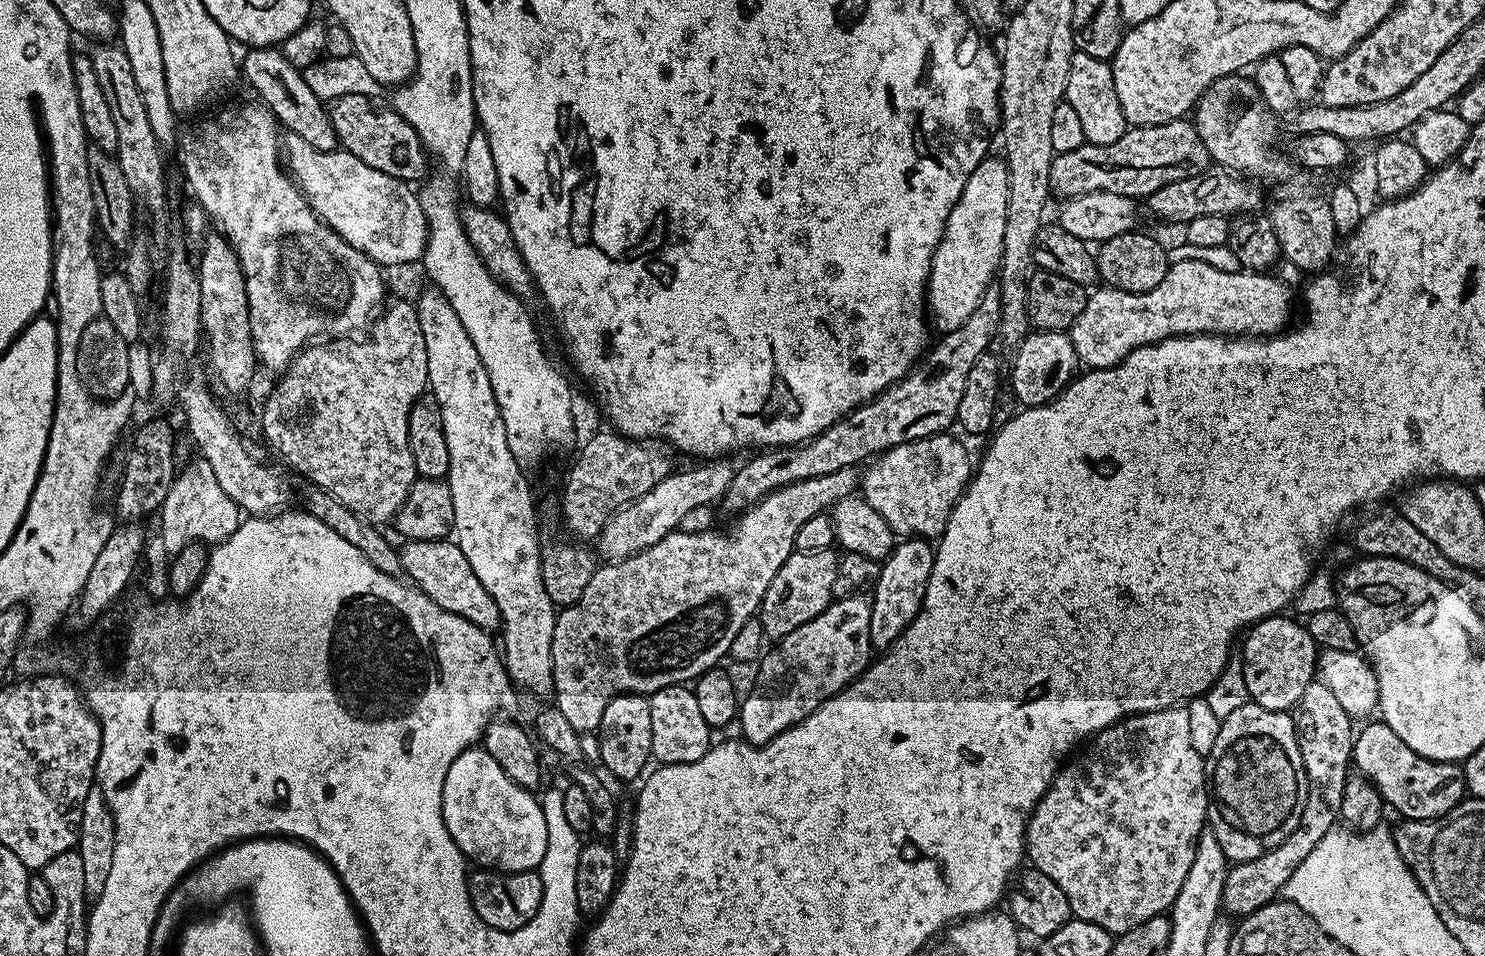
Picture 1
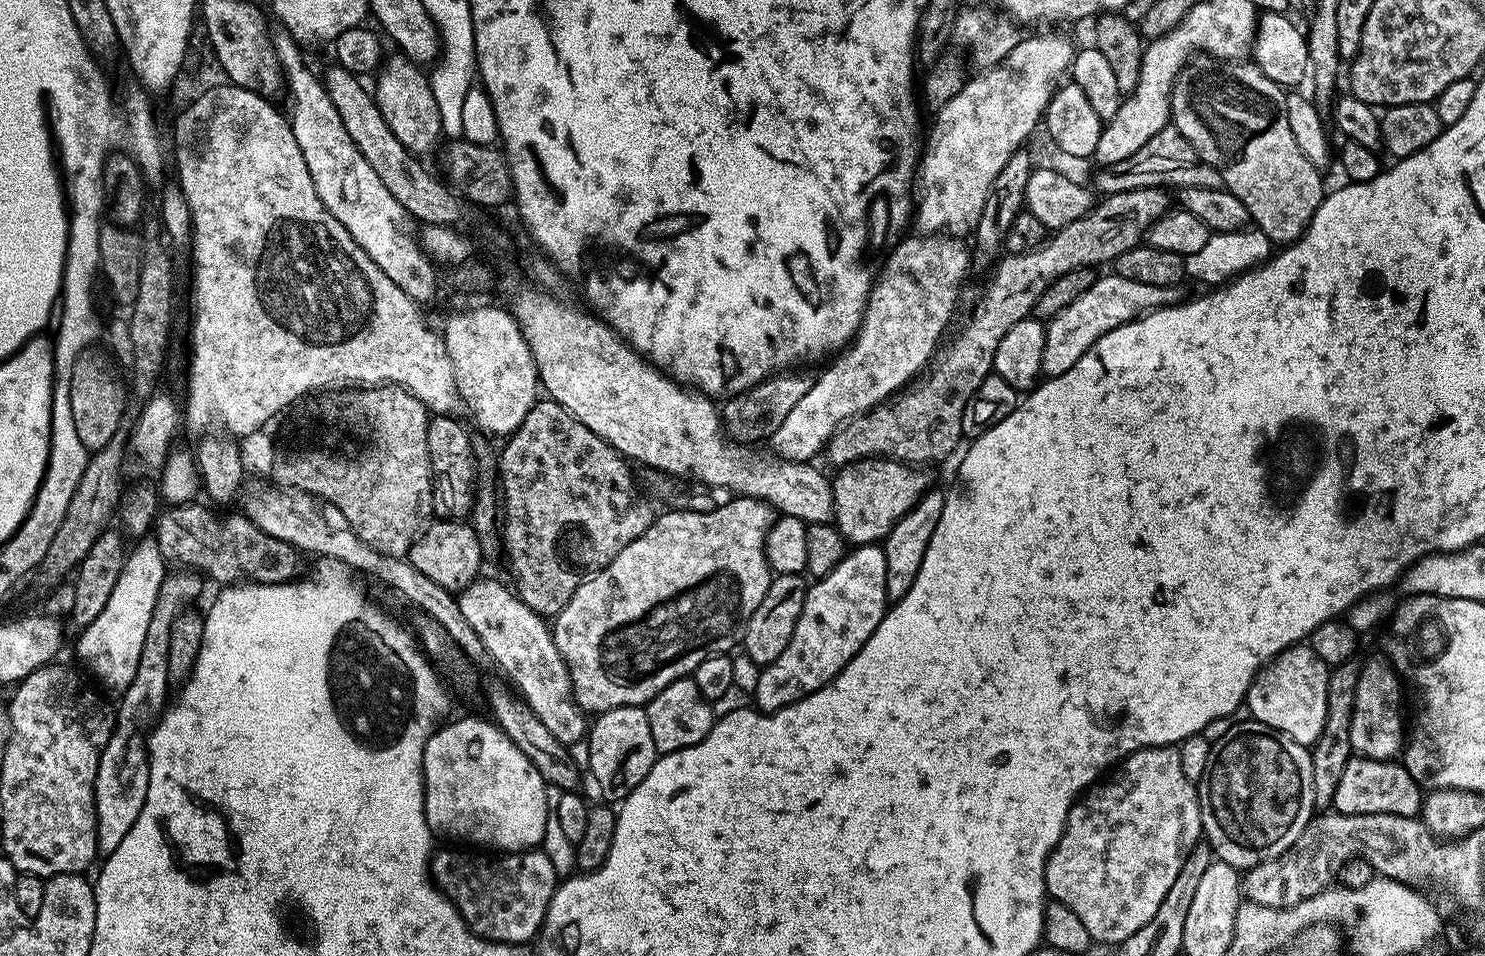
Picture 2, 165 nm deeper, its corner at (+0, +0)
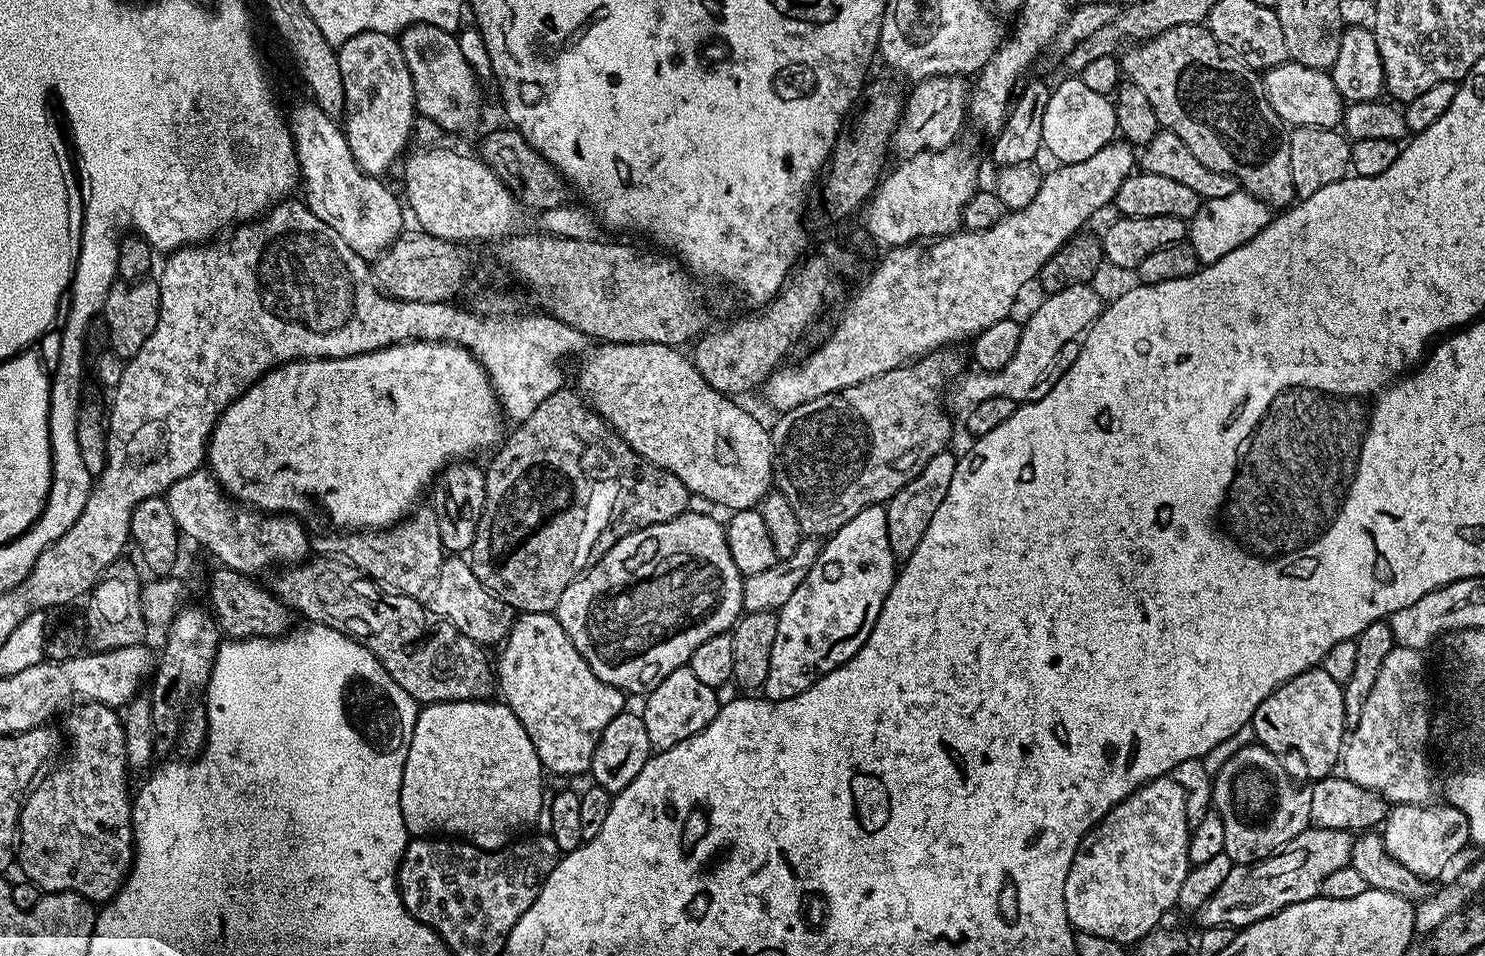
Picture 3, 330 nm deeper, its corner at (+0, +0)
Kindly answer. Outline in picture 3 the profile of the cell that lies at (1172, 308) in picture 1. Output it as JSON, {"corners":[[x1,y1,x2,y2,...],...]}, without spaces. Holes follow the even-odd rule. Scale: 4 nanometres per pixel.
{"corners":[[1079,284,1069,286,1066,290,1045,295,1044,301,1028,316,1028,321,1023,321,1018,350,1000,372,969,371,961,375,949,387,946,393,946,404,953,413,968,413,978,402,986,402,986,398,1010,398,1017,402,1028,402,1033,399,1040,379,1048,372,1048,367,1056,360,1056,355,1075,338,1087,333,1095,320,1104,311,1105,301,1100,301,1100,296,1095,292,1092,284]]}

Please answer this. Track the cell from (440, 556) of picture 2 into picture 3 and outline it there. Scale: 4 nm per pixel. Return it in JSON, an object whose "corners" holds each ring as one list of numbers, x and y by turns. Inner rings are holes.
{"corners":[[449,555,442,562,440,572,431,585,432,601,430,607,434,614,444,620,449,620,459,632,466,634,475,644,489,646,488,644,503,645,508,639,508,632,514,623,514,609,509,604,499,600,474,574,471,563,459,555]]}

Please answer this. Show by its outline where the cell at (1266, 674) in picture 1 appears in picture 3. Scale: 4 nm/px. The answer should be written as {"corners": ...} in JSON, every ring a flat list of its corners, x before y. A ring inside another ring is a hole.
{"corners":[[1323,666,1311,668,1278,686,1254,710,1251,722,1263,748,1277,754,1297,752,1308,771,1309,781,1321,780,1323,776,1333,775,1335,768,1332,767,1340,764,1340,753,1346,743,1344,689,1326,674]]}

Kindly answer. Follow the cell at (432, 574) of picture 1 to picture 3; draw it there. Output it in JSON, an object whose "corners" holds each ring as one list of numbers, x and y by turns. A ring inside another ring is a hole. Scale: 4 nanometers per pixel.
{"corners":[[551,612,523,613,499,652,500,661,494,664,498,692,534,742,541,768,556,776,584,776,600,735,611,719,625,711,625,693,597,678]]}

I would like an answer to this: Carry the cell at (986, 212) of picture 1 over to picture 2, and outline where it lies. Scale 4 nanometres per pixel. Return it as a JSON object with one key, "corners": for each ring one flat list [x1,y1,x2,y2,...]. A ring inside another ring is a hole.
{"corners":[[912,234,909,240,902,241,889,254,880,276,878,272,875,277,856,339,831,361,833,364,821,376,819,374,815,377,815,384,795,403,794,410,786,415,781,425,770,432,771,451,775,455,782,460,811,461,814,458,812,456,825,449,828,440,842,424,883,404,925,371,941,343,940,335,947,330,952,320,952,311,960,296,960,283,968,272,970,252,964,249,964,242,948,234]]}

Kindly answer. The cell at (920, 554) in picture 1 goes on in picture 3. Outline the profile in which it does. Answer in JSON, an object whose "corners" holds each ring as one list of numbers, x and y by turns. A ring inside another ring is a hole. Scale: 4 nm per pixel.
{"corners":[[952,450,934,454,934,458,930,458,930,462,922,466,922,474,906,482,906,486,902,486,902,490,898,490,898,494,894,494,888,501,886,534,890,538,890,550,897,562,908,560,910,554,918,550,918,542,922,542,922,534,926,534,926,526,930,526,930,518,934,518,938,506,942,506,942,498,946,498,946,490,950,490,957,459,957,453,952,453]]}

